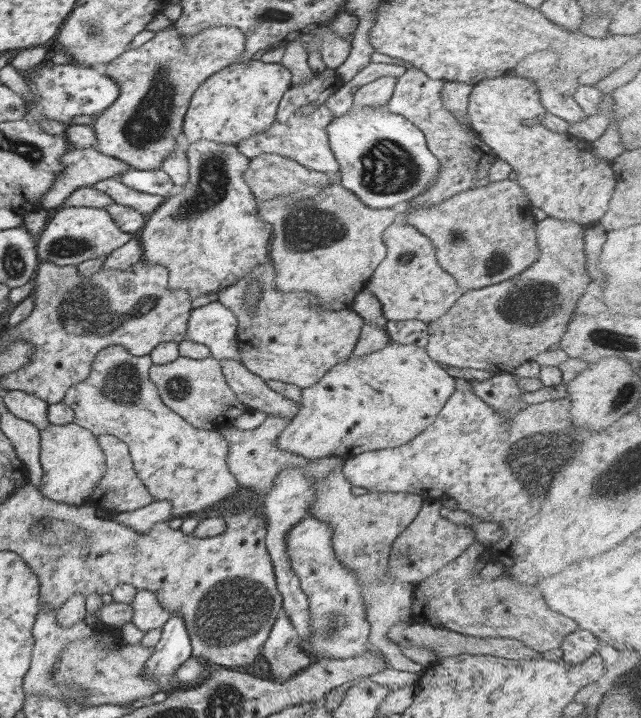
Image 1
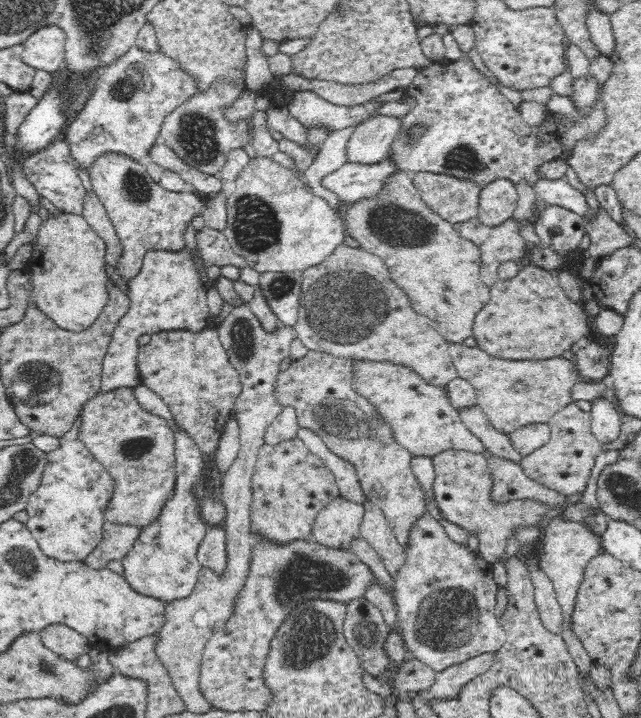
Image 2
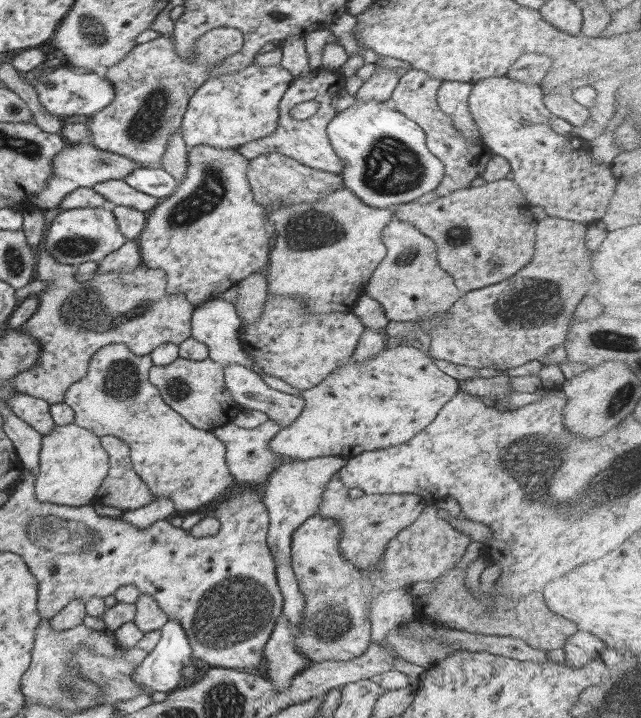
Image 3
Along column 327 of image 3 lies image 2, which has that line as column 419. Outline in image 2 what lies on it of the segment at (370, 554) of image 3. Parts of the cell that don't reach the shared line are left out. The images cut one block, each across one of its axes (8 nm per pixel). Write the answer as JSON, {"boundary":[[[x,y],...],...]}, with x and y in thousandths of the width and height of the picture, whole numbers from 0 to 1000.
{"boundary":[[[482,487],[474,499],[456,503],[446,515],[435,517],[426,550],[437,565],[459,568],[465,595],[488,599],[502,609],[515,628],[555,648],[571,696],[596,710],[616,741],[619,753],[633,765],[640,758],[643,733],[663,714],[665,684],[658,681],[649,659],[643,655],[641,639],[646,635],[613,613],[608,595],[590,579],[587,568],[549,543],[549,504],[551,501],[538,497]]]}

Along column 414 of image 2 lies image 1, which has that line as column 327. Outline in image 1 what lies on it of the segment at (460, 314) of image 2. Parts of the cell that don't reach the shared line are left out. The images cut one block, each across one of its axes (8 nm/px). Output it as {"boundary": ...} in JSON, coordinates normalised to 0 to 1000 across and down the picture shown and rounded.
{"boundary":[[[515,252],[491,274],[462,279],[456,270],[402,281],[401,301],[424,315],[418,361],[427,370],[429,403],[438,407],[476,407],[495,414],[504,433],[544,432],[554,411],[569,401],[579,380],[602,355],[596,323],[613,309],[618,288],[576,290],[535,262],[529,252]]]}

